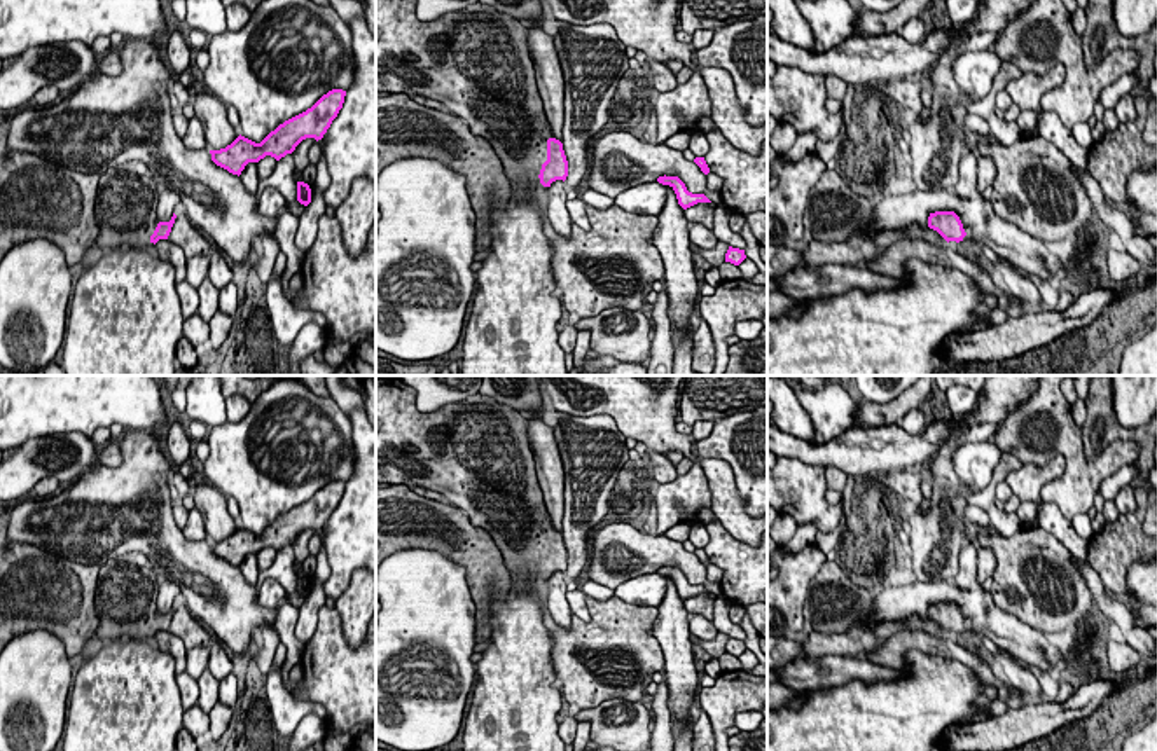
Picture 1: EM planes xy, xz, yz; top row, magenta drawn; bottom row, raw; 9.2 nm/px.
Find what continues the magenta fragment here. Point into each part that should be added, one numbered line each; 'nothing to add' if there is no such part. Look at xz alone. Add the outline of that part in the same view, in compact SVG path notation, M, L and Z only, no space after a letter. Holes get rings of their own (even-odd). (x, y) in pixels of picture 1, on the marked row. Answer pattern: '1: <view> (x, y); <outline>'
1: xz (476, 62); M376 0L376 91L412 91L444 103L493 147L516 187L514 199L537 197L552 131L528 49L528 28L514 17L475 2L425 23L416 16L416 0Z

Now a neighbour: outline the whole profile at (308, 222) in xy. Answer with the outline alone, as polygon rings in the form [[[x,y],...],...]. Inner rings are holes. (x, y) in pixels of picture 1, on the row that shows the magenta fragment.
[[[322,154],[316,166],[316,180],[315,180],[315,194],[311,203],[304,208],[304,213],[299,218],[299,229],[295,232],[295,246],[302,251],[308,251],[315,239],[316,239],[316,229],[318,220],[322,215],[325,215],[327,204],[323,201],[322,192],[330,185],[330,175],[327,169],[327,159]]]

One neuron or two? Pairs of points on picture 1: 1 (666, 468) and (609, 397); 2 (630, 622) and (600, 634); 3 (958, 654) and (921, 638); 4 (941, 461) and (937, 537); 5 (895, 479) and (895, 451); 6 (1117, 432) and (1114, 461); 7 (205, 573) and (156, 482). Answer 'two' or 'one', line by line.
1: two
2: one
3: one
4: one
5: two
6: two
7: one

